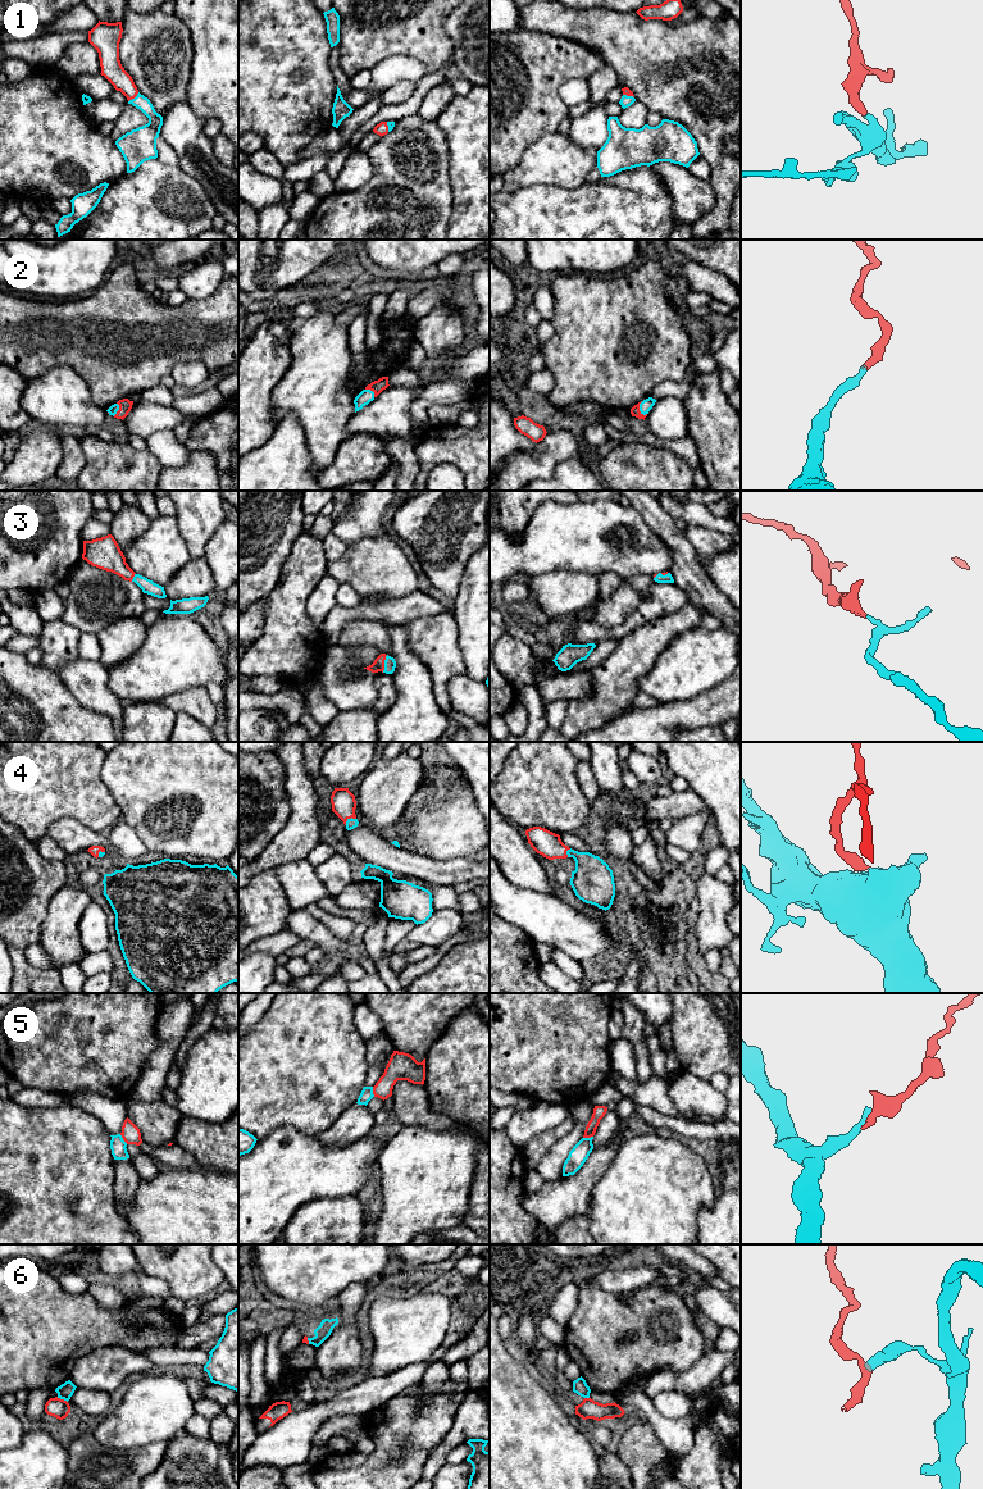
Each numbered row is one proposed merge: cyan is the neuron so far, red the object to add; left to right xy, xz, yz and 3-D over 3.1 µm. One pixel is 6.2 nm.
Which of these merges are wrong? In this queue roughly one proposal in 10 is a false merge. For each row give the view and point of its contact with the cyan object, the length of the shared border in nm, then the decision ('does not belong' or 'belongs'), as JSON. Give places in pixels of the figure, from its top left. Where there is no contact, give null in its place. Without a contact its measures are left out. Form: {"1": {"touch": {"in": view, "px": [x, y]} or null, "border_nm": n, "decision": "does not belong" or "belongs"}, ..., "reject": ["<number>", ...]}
{"1": {"touch": {"in": "xy", "px": [135, 98]}, "border_nm": 90, "decision": "belongs"}, "2": {"touch": {"in": "yz", "px": [640, 409]}, "border_nm": 100, "decision": "belongs"}, "3": {"touch": {"in": "xz", "px": [385, 664]}, "border_nm": 120, "decision": "belongs"}, "4": {"touch": {"in": "xz", "px": [349, 819]}, "border_nm": 80, "decision": "belongs"}, "5": {"touch": {"in": "xy", "px": [122, 1139]}, "border_nm": 80, "decision": "does not belong"}, "6": {"touch": {"in": "xy", "px": [62, 1398]}, "border_nm": 80, "decision": "does not belong"}, "reject": ["5", "6"]}

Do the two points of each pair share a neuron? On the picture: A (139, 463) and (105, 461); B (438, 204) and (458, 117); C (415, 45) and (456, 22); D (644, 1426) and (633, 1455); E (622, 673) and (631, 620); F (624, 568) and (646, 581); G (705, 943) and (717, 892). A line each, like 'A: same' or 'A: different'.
A: same
B: different
C: different
D: same
E: different
F: different
G: same

